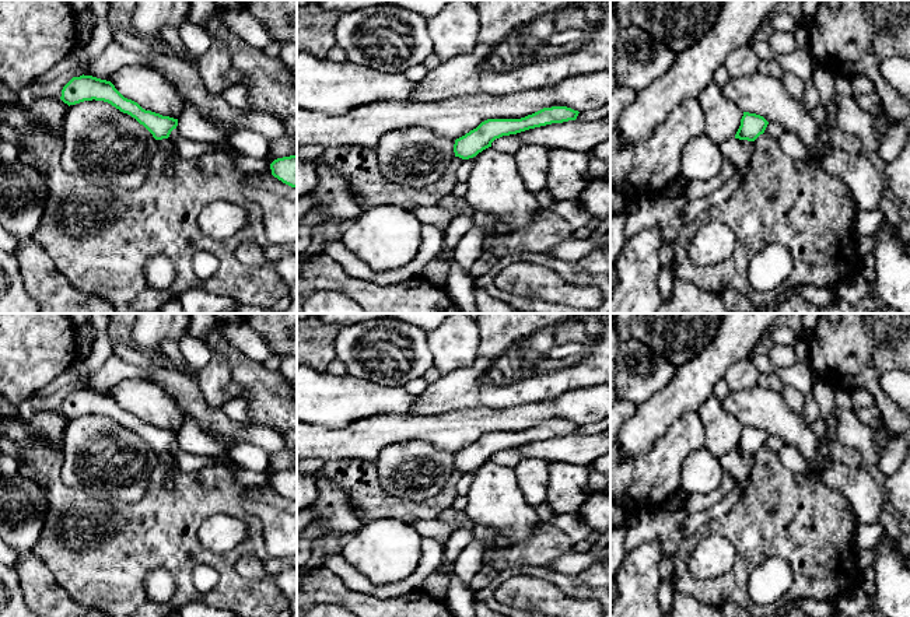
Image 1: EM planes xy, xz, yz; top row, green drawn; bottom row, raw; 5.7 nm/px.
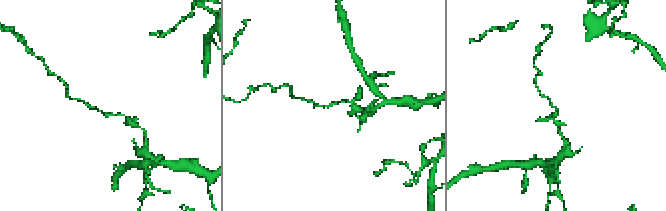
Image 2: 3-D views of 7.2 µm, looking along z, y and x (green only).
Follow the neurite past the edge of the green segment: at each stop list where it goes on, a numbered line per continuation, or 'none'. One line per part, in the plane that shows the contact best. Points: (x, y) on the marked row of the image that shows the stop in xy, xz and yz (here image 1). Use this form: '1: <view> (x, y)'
none

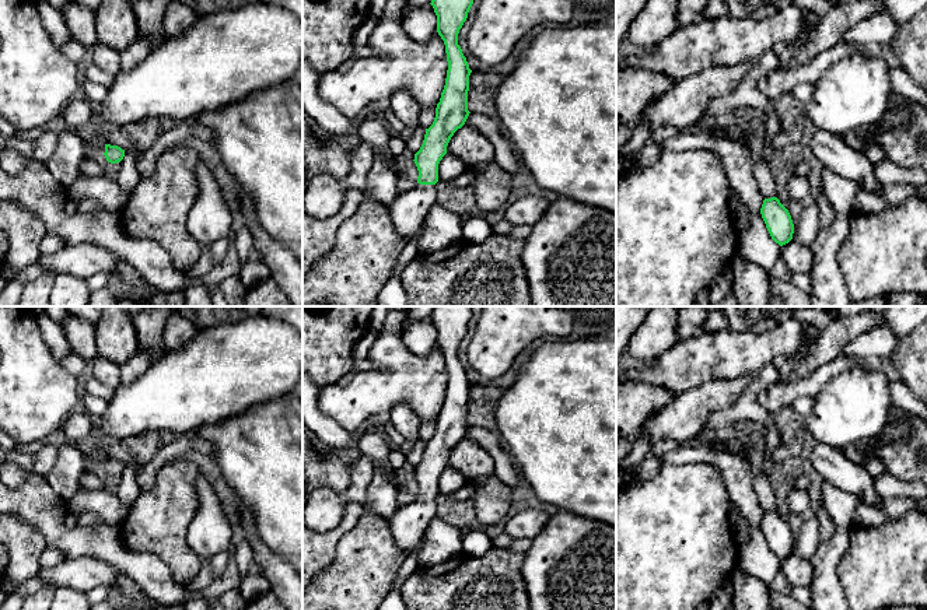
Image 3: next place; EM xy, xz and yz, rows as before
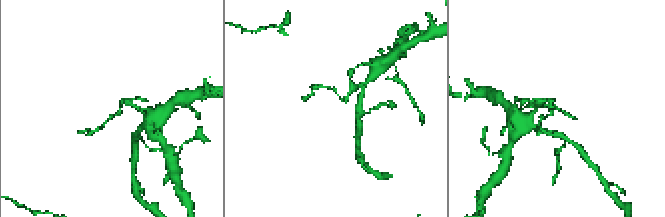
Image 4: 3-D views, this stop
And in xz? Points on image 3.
1: xz (408, 211)

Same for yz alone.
none

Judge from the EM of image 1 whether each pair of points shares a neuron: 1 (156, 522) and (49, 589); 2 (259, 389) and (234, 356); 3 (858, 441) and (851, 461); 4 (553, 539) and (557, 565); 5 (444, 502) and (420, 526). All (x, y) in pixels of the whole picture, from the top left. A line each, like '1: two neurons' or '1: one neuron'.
1: two neurons
2: one neuron
3: two neurons
4: two neurons
5: two neurons

